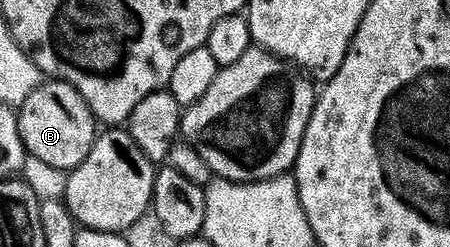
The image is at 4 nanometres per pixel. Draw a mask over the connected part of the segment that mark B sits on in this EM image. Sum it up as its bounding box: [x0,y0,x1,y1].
[16,79,98,171]

